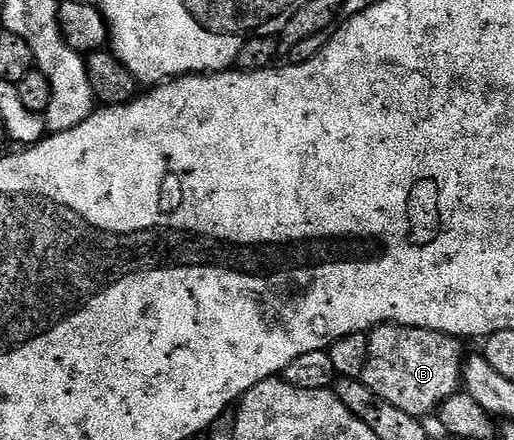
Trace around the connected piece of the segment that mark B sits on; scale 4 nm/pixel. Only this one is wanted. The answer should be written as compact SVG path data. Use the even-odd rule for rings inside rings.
M385 324L368 334L368 343L370 357L363 382L386 404L394 404L410 416L423 420L435 415L440 405L461 389L466 357L461 339L417 326Z

